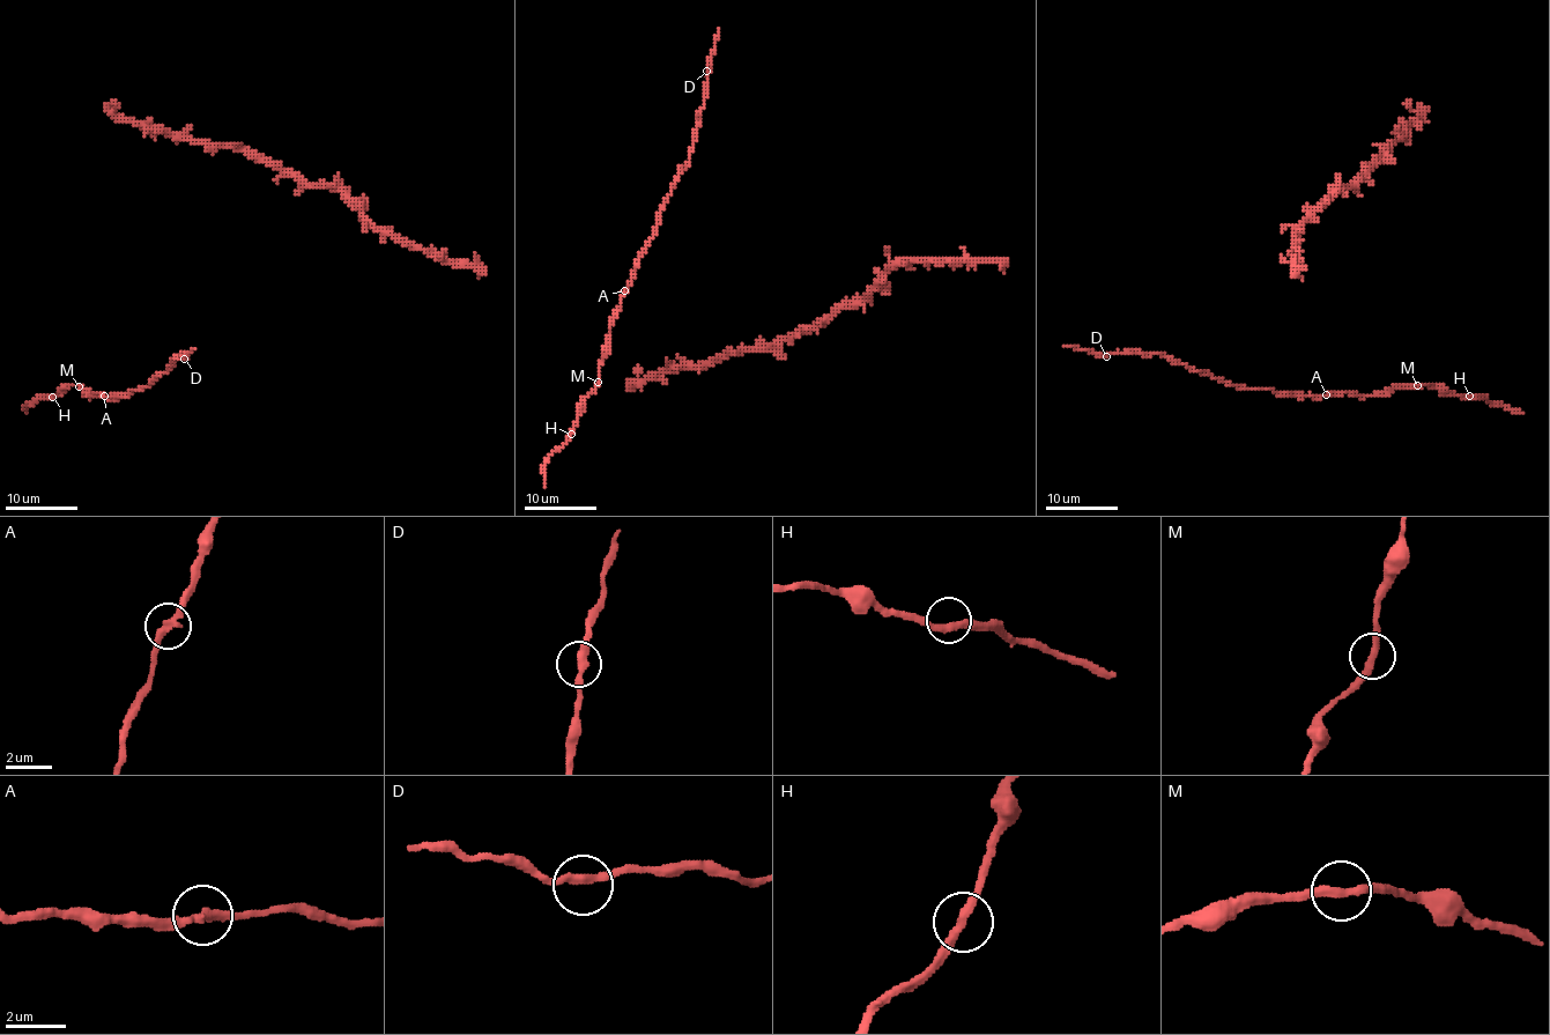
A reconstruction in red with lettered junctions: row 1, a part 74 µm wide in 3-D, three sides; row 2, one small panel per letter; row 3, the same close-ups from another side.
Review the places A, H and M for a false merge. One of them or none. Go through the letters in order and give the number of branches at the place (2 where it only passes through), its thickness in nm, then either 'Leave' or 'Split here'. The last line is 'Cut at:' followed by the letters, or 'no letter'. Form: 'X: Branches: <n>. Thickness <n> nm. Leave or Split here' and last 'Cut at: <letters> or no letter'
A: Branches: 2. Thickness 320 nm. Leave
H: Branches: 2. Thickness 300 nm. Leave
M: Branches: 2. Thickness 300 nm. Leave
Cut at: no letter

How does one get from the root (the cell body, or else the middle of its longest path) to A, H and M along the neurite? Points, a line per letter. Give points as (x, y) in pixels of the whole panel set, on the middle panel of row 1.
A: (694, 145), (687, 167), (659, 214), (655, 234), (625, 291)
H: (694, 145), (659, 214), (655, 234), (622, 297), (600, 366), (600, 382), (581, 401), (571, 434)
M: (694, 145), (687, 167), (659, 214), (655, 234), (638, 263), (629, 289), (622, 297), (598, 382)

